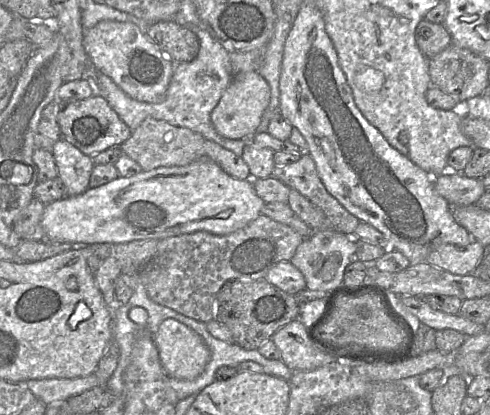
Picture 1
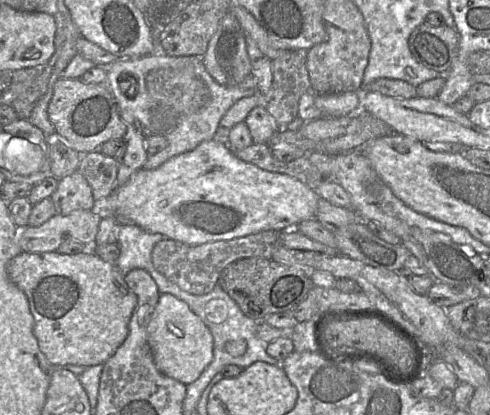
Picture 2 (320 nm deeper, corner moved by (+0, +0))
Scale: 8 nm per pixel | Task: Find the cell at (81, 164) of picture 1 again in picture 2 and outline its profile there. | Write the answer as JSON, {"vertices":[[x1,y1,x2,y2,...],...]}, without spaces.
{"vertices":[[79,171,59,179,51,196,57,214,67,215,78,210,92,211,95,200,92,189]]}

